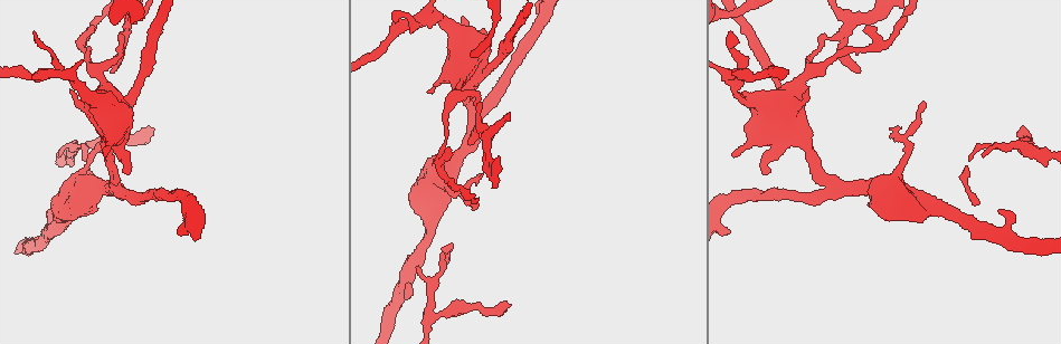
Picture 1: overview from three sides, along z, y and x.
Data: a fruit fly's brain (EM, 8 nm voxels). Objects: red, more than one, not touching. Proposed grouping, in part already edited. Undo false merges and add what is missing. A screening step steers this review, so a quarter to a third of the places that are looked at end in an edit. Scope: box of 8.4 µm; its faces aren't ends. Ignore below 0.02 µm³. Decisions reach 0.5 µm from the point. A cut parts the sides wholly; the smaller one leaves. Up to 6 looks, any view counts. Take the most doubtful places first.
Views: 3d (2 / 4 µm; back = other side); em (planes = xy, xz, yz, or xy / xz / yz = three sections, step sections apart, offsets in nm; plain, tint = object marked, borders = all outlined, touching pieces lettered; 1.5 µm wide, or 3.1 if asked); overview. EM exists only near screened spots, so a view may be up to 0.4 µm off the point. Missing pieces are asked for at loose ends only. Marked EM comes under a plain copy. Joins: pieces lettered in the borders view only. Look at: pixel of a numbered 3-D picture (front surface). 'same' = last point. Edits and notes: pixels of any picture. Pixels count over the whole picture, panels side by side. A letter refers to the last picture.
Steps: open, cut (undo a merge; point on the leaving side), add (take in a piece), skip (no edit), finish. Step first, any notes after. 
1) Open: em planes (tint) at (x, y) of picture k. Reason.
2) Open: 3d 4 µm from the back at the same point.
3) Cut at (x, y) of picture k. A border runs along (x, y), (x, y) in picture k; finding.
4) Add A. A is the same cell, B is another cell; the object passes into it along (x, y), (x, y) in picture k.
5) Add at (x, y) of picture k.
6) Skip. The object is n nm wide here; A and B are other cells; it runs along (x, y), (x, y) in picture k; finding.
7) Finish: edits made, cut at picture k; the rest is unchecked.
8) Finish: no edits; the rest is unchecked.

Open: em xy step 8 (tint) at (181, 232) of picture 1. Thick end.

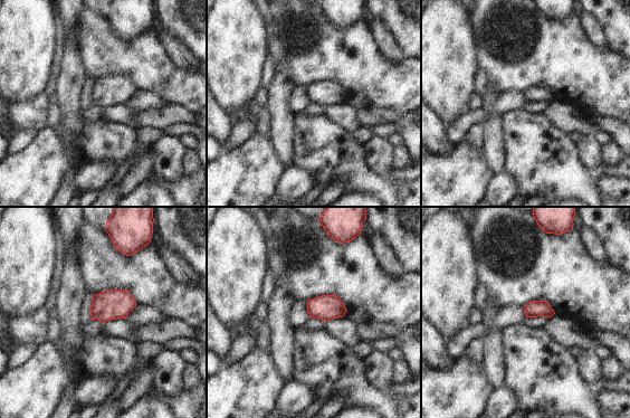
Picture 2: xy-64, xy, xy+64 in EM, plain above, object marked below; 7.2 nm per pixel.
Open: em planes (tint) at the same point. Another direction.

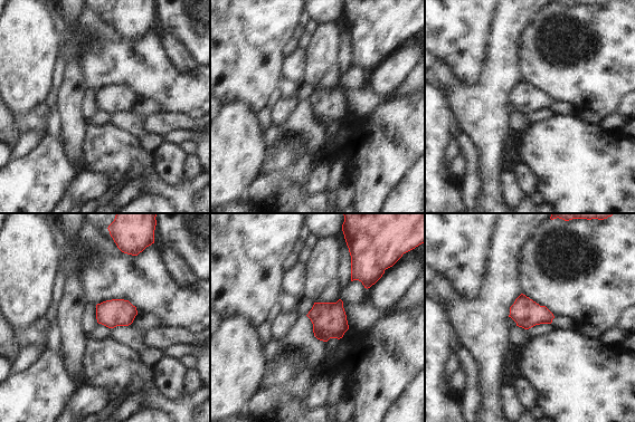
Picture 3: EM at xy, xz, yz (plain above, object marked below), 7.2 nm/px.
Open: em planes (borders) at the same point. What lies round it.

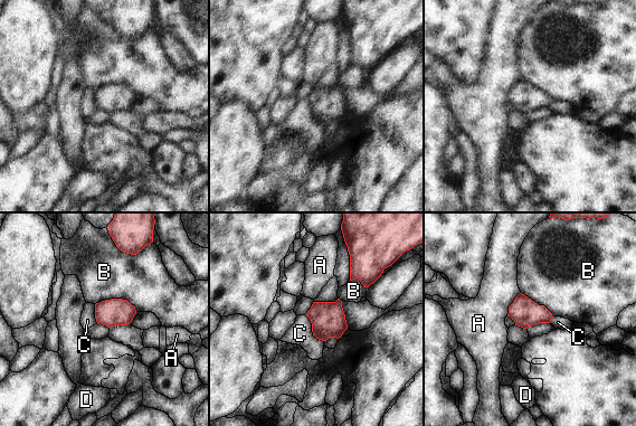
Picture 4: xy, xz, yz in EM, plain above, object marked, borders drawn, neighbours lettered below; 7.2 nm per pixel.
Skip. A, B, C and D are other cells; a border runs along (305, 314), (312, 333), (323, 341) in picture 4; no lettered piece goes on from it.

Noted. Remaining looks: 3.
Open: em planes (borders) at (438, 315) of picture 1. Branch point.

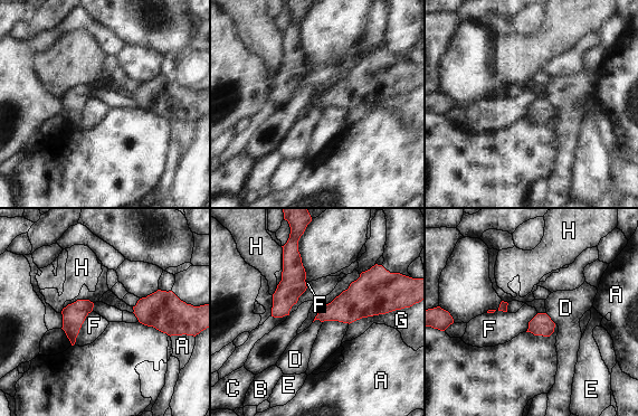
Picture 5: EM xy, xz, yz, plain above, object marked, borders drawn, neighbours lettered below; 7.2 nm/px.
Skip. A, B, C, D, E, F, G and H are other cells; continuous, no second cell.

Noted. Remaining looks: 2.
Open: 3d 4 µm at (732, 86) of picture 1. Branch point.

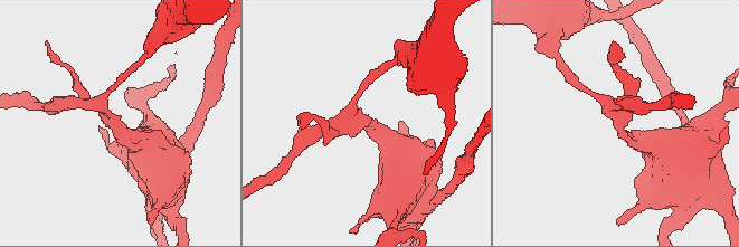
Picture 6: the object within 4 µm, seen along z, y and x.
Open: em 3.1 µm xy step 16 (borders) at (363, 123) of picture 6.

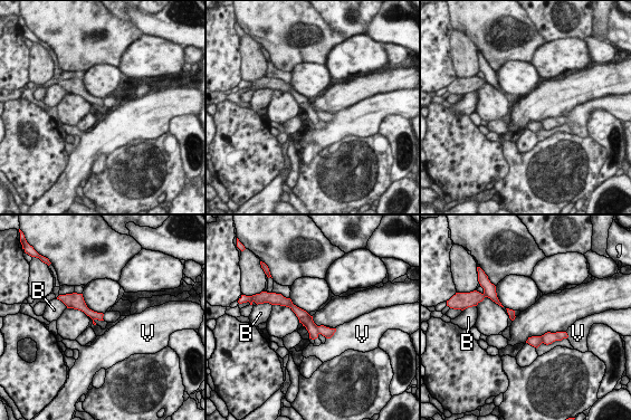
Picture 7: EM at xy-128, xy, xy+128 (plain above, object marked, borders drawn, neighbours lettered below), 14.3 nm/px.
Cut at (326, 332) of picture 7. B and V are other cells; 3 arms meet here; a border runs along (309, 316), (309, 320), (319, 333) in picture 7; a second cell is stuck on.

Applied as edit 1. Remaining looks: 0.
Finish: edits made, cut at picture 7; the rest is unchecked.

